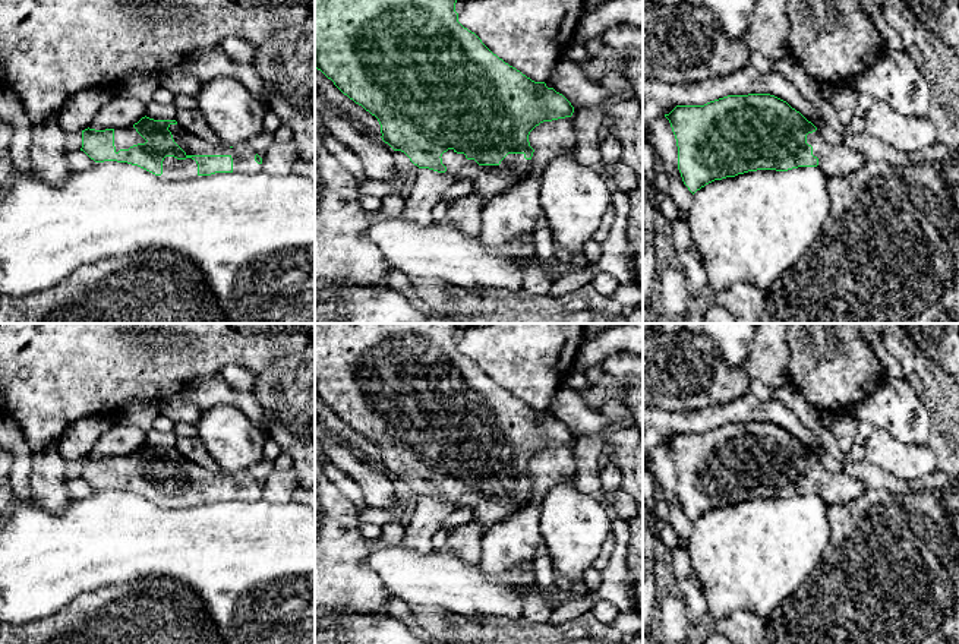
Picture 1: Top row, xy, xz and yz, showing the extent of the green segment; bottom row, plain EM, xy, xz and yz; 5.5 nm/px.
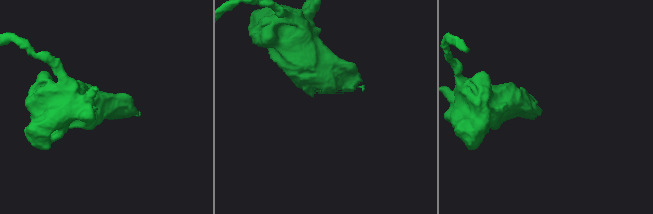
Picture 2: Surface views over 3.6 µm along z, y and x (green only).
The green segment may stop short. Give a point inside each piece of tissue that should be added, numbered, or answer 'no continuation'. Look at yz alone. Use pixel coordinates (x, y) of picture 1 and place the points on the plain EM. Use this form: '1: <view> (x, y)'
1: yz (835, 488)

